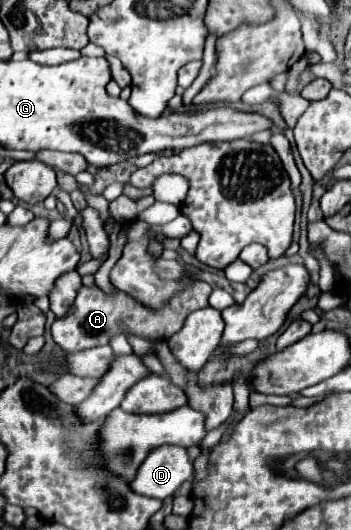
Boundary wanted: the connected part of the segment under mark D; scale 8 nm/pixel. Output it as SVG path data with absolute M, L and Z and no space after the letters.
M164 445L152 451L140 465L134 483L130 483L138 495L166 499L172 497L184 481L192 477L192 461L186 447Z

